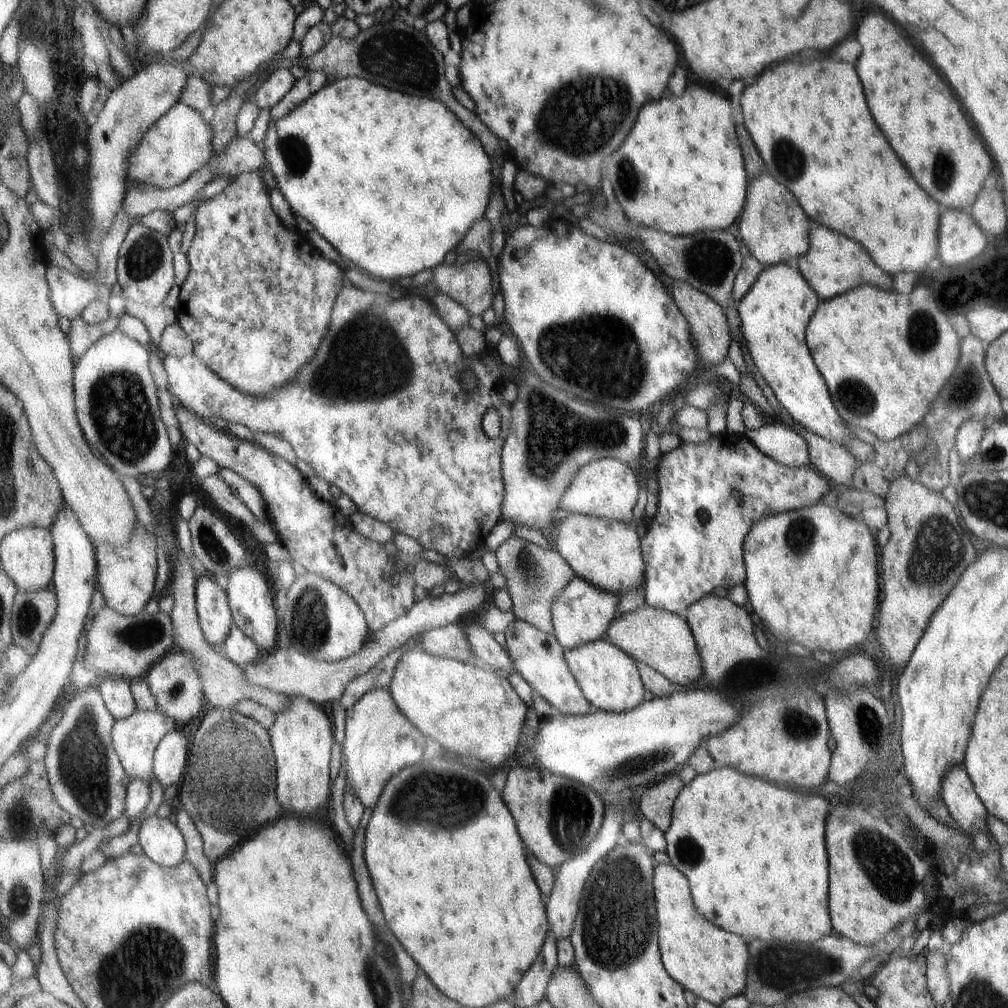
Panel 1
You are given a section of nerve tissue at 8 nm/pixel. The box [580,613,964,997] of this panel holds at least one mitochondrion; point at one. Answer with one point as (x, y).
(781, 968)

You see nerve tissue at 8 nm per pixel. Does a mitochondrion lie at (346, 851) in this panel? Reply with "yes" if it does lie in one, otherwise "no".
no

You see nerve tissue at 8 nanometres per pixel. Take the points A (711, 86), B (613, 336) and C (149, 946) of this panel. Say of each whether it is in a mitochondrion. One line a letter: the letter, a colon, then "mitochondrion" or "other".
A: other
B: mitochondrion
C: mitochondrion

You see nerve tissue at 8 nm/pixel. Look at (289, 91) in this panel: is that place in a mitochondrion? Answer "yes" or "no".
no

